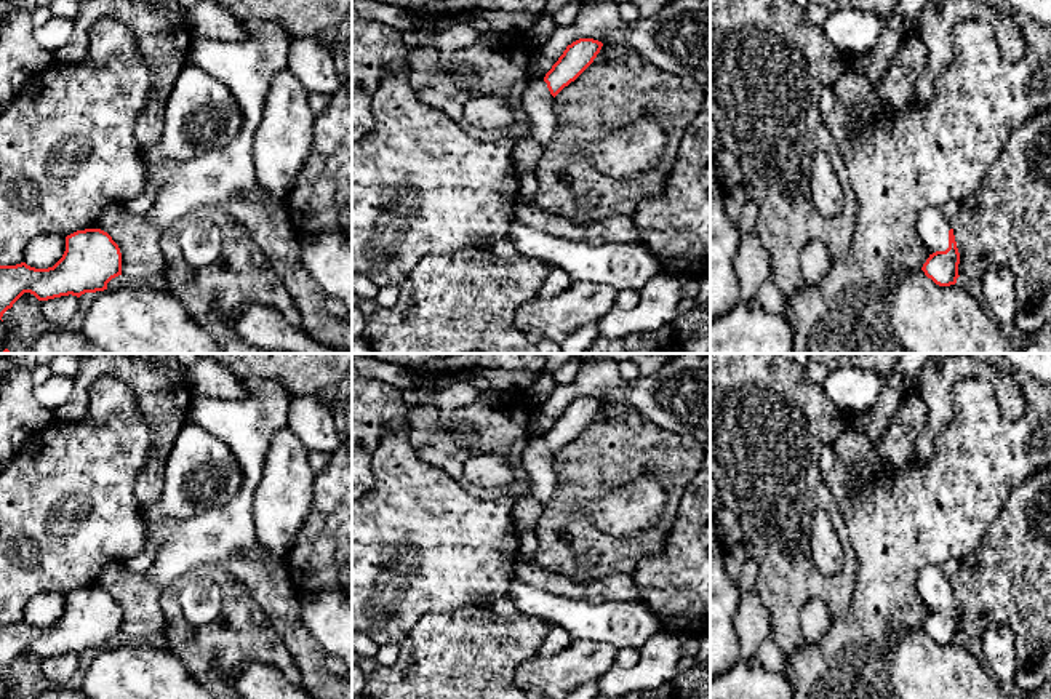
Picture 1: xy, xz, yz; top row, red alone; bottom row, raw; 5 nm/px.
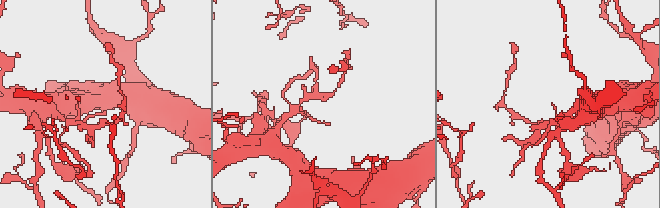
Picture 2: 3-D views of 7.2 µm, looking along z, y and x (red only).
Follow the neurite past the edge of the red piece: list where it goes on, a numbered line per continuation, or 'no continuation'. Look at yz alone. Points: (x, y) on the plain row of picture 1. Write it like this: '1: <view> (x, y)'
1: yz (933, 586)

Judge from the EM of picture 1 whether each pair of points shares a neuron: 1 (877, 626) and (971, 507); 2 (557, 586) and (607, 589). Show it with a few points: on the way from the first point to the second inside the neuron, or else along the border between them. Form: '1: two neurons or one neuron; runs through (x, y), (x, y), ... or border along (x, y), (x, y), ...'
1: one neuron; runs through (885, 594), (887, 584), (939, 531)
2: one neuron; runs through (570, 587), (594, 589)

